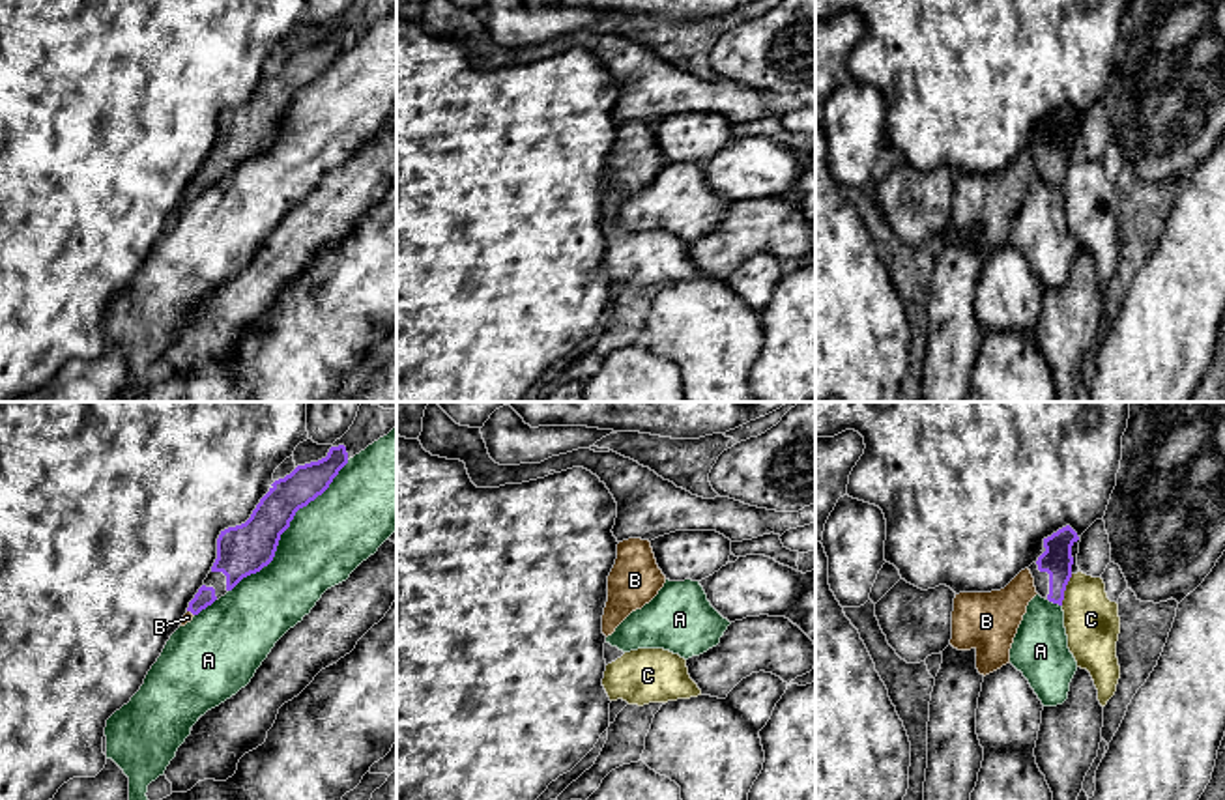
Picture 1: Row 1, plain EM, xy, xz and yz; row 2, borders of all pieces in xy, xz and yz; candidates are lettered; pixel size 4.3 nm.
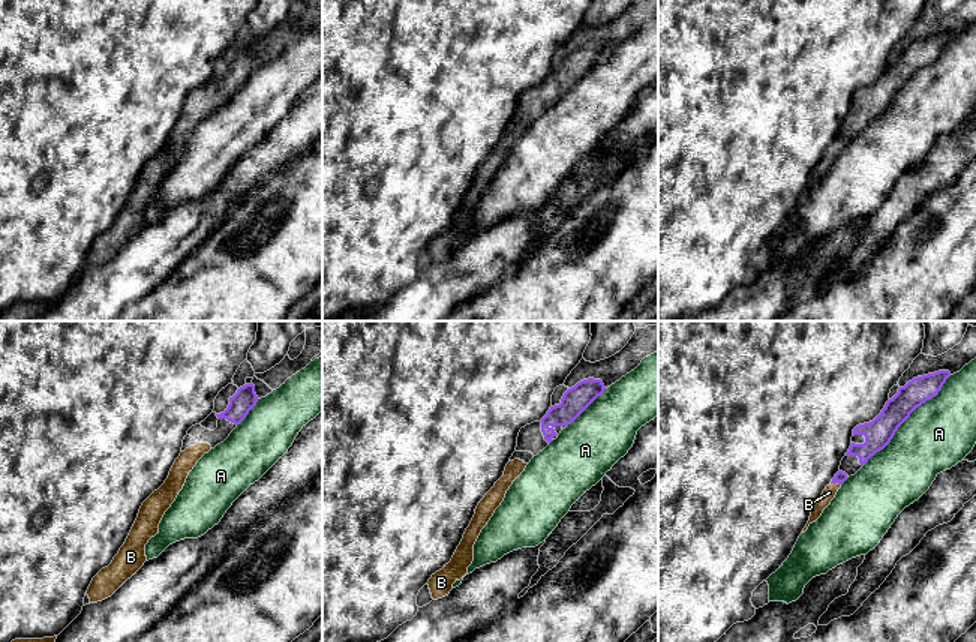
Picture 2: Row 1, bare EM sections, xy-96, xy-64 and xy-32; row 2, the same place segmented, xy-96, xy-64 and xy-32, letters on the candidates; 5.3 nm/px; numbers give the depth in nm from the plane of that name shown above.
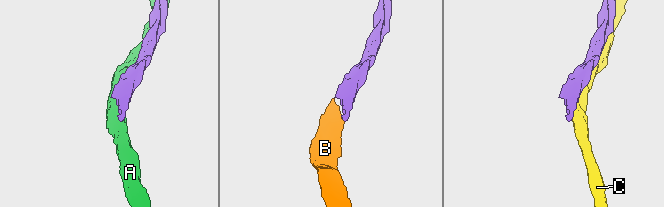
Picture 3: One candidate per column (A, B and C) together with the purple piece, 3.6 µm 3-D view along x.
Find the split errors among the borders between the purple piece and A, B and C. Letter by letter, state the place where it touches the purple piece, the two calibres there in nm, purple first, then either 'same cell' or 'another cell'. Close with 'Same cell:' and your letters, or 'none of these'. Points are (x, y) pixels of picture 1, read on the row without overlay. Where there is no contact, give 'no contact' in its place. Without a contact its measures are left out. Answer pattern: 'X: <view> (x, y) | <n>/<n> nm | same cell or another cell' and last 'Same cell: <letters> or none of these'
A: xy (287, 109) | 220/340 nm | another cell
B: xy (191, 193) | 80/50 nm | same cell
C: yz (1065, 171) | 130/240 nm | another cell
Same cell: B

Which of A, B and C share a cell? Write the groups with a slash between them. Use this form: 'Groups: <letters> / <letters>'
Groups: A C / B

